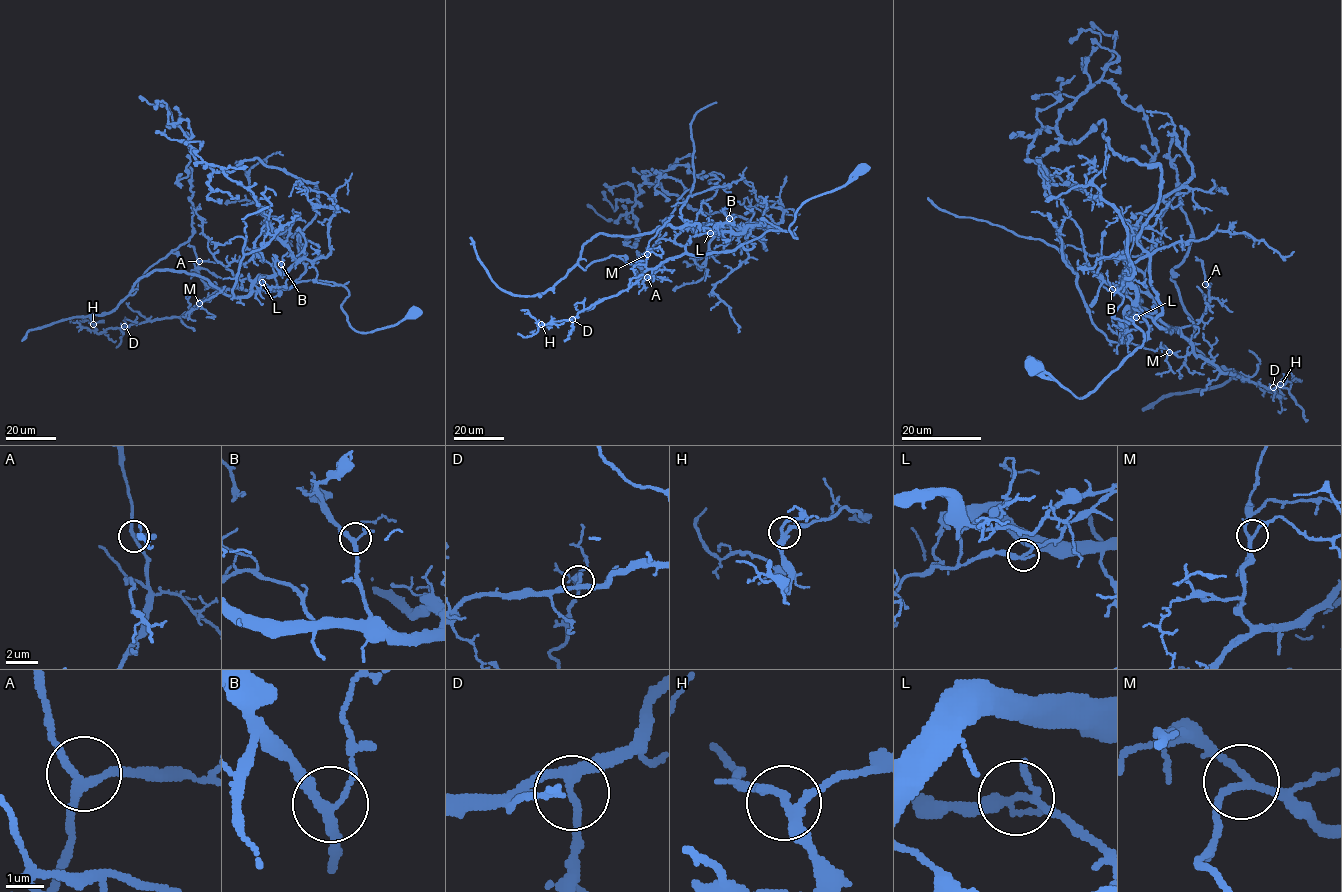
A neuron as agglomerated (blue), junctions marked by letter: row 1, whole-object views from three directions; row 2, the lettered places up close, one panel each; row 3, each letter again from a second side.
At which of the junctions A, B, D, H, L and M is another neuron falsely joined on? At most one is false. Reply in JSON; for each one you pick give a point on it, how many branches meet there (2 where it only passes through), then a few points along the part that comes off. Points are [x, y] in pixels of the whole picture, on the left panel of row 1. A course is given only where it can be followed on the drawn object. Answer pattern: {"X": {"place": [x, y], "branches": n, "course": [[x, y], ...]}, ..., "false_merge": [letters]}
{"L": {"place": [262, 282], "branches": 3, "course": [[262, 282], [267, 290], [235, 297], [201, 277], [159, 270], [130, 294], [192, 235], [190, 167]]}, "false_merge": ["L"]}

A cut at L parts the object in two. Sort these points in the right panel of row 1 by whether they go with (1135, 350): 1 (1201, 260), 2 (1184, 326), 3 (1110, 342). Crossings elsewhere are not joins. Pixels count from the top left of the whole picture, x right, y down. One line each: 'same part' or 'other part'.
1: same part
2: same part
3: other part

